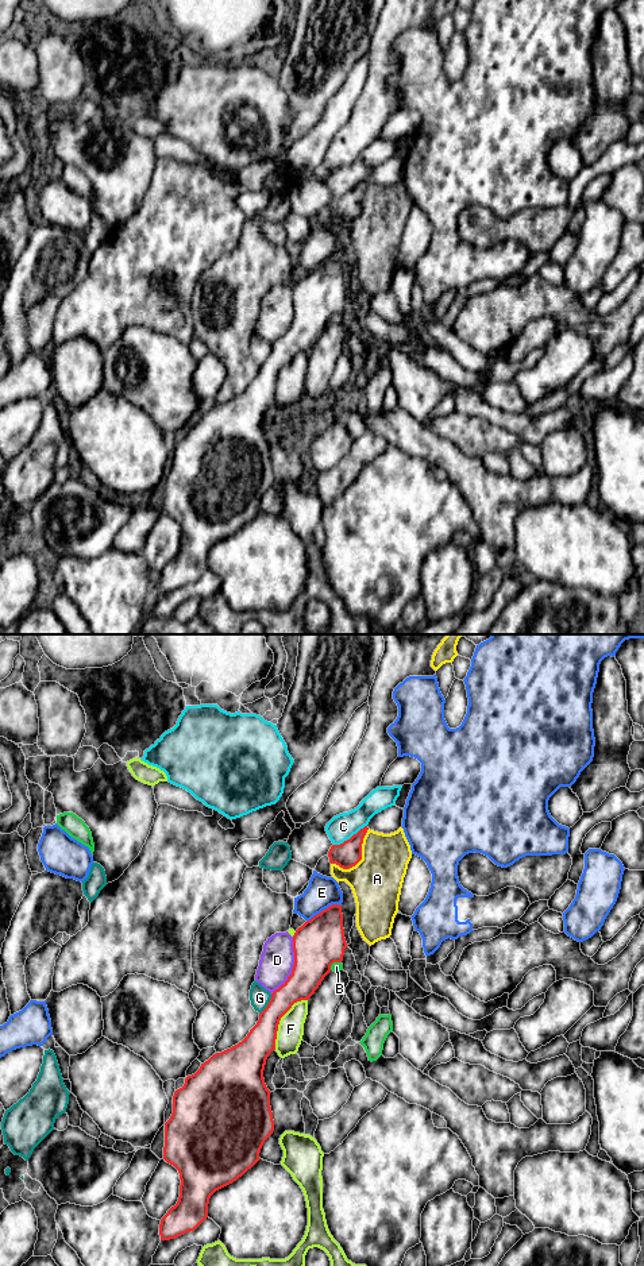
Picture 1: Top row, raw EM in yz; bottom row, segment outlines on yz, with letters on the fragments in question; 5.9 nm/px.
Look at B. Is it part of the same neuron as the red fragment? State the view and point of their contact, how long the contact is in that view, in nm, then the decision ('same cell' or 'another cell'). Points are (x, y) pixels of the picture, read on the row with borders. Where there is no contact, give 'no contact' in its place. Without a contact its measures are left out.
meets red in yz at (334, 961); contact 90 nm long; another cell

